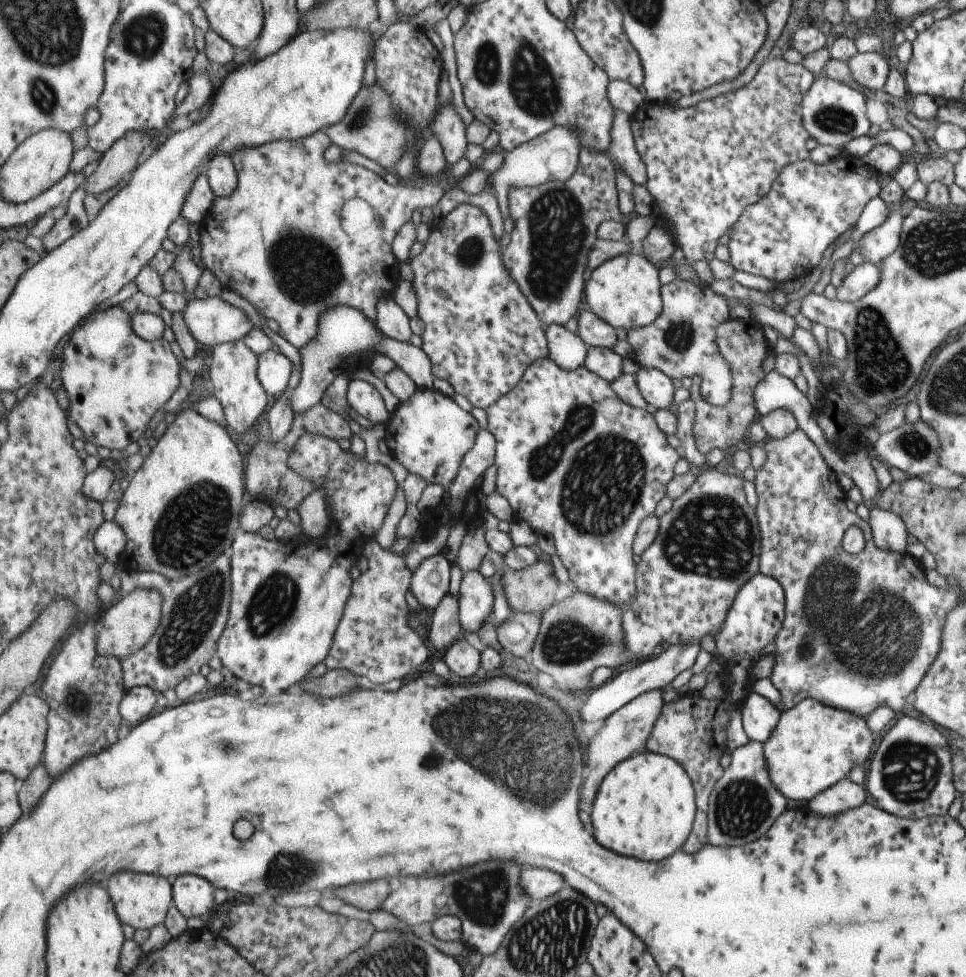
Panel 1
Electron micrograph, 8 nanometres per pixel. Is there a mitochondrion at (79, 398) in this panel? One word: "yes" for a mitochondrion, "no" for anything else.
no

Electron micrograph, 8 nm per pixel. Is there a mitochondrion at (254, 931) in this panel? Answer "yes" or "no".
no

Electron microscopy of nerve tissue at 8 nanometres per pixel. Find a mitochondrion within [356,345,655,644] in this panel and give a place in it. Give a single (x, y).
(599, 466)

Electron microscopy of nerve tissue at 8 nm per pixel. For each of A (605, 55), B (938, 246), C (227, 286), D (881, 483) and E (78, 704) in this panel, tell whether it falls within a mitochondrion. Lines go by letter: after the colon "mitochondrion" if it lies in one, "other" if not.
A: other
B: mitochondrion
C: other
D: other
E: mitochondrion

